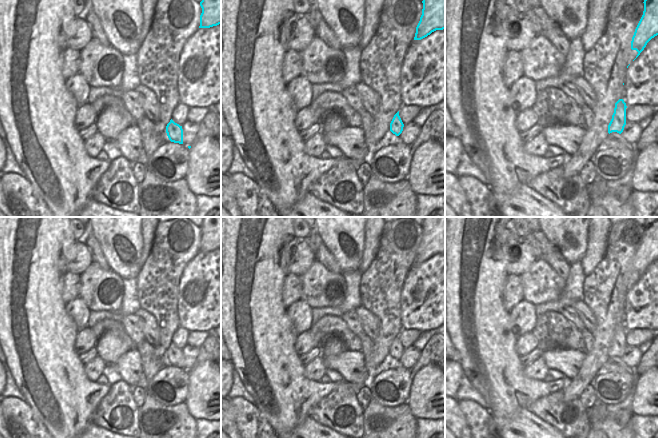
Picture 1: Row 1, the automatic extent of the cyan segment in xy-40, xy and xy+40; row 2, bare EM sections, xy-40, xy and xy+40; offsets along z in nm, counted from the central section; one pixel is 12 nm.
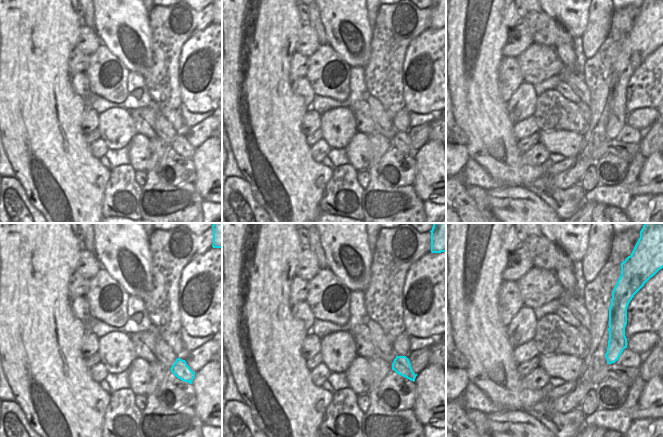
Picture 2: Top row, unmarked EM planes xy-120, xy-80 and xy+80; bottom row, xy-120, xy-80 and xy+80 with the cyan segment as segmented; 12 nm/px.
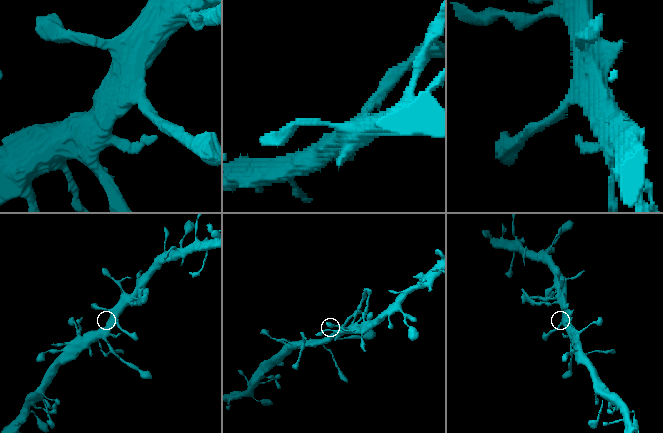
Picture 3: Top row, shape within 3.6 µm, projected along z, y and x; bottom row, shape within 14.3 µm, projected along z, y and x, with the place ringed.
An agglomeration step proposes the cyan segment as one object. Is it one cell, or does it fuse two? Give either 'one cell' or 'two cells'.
one cell

